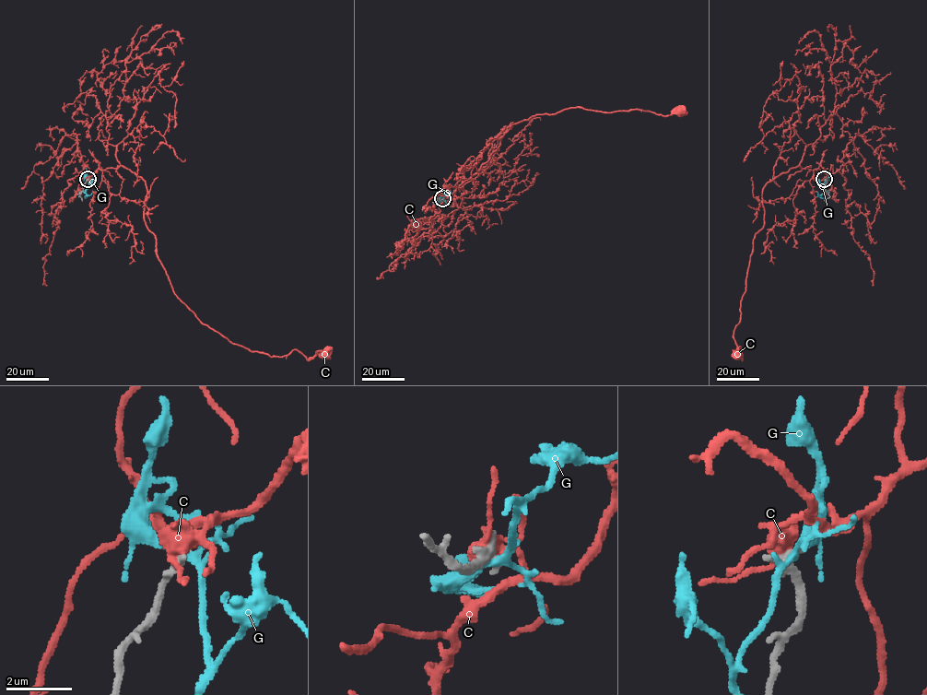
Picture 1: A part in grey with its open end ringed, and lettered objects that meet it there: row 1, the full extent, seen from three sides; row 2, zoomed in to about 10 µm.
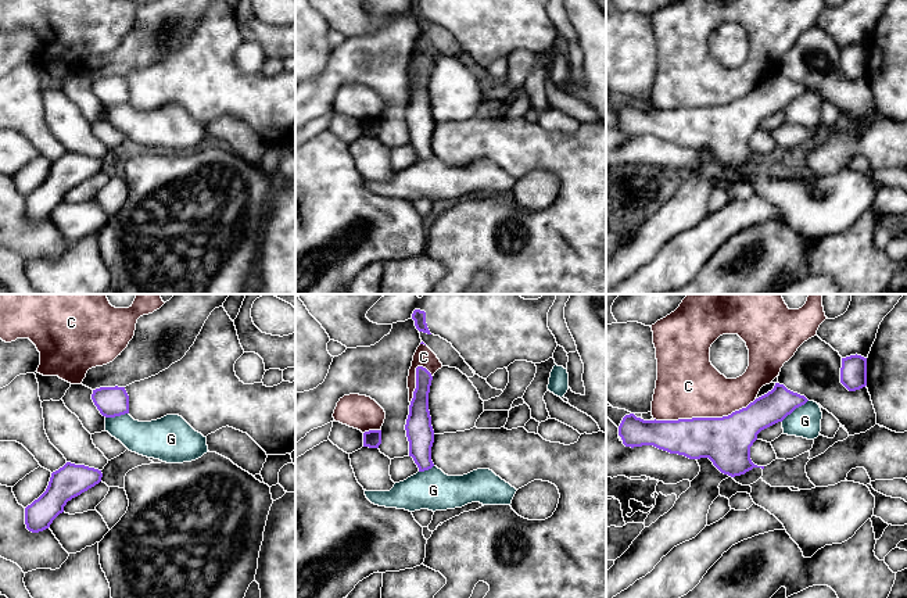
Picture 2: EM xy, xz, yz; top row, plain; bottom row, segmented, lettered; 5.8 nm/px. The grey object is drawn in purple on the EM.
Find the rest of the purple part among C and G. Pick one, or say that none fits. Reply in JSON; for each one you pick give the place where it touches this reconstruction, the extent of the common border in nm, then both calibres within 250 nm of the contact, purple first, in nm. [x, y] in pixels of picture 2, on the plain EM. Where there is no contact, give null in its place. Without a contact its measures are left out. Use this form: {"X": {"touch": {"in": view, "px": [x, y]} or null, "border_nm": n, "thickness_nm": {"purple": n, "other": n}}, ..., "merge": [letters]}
{"merge": []}

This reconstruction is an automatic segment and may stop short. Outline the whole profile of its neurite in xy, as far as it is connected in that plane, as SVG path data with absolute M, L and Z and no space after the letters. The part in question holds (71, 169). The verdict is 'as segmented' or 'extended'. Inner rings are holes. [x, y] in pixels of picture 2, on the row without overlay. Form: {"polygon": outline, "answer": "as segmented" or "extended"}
{"polygon": "M67 151L51 162L46 180L25 197L26 218L32 222L49 218L68 190L98 173L101 166L98 158Z", "answer": "as segmented"}

